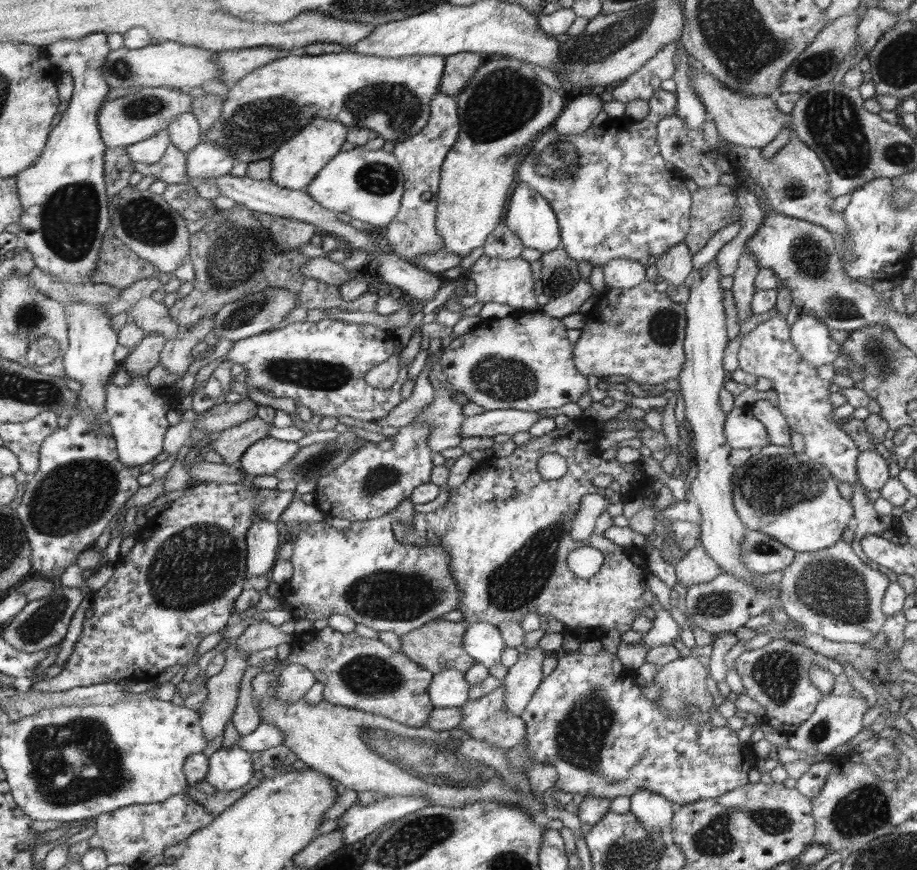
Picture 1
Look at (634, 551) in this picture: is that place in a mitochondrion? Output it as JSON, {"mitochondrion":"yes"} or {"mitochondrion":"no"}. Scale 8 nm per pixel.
{"mitochondrion":"no"}

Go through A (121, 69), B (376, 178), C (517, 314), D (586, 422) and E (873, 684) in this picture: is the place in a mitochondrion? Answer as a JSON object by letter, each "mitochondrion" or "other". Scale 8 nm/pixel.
{"A":"mitochondrion","B":"mitochondrion","C":"other","D":"other","E":"other"}

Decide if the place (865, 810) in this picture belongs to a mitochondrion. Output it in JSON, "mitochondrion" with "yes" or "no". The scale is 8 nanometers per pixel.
{"mitochondrion":"yes"}

